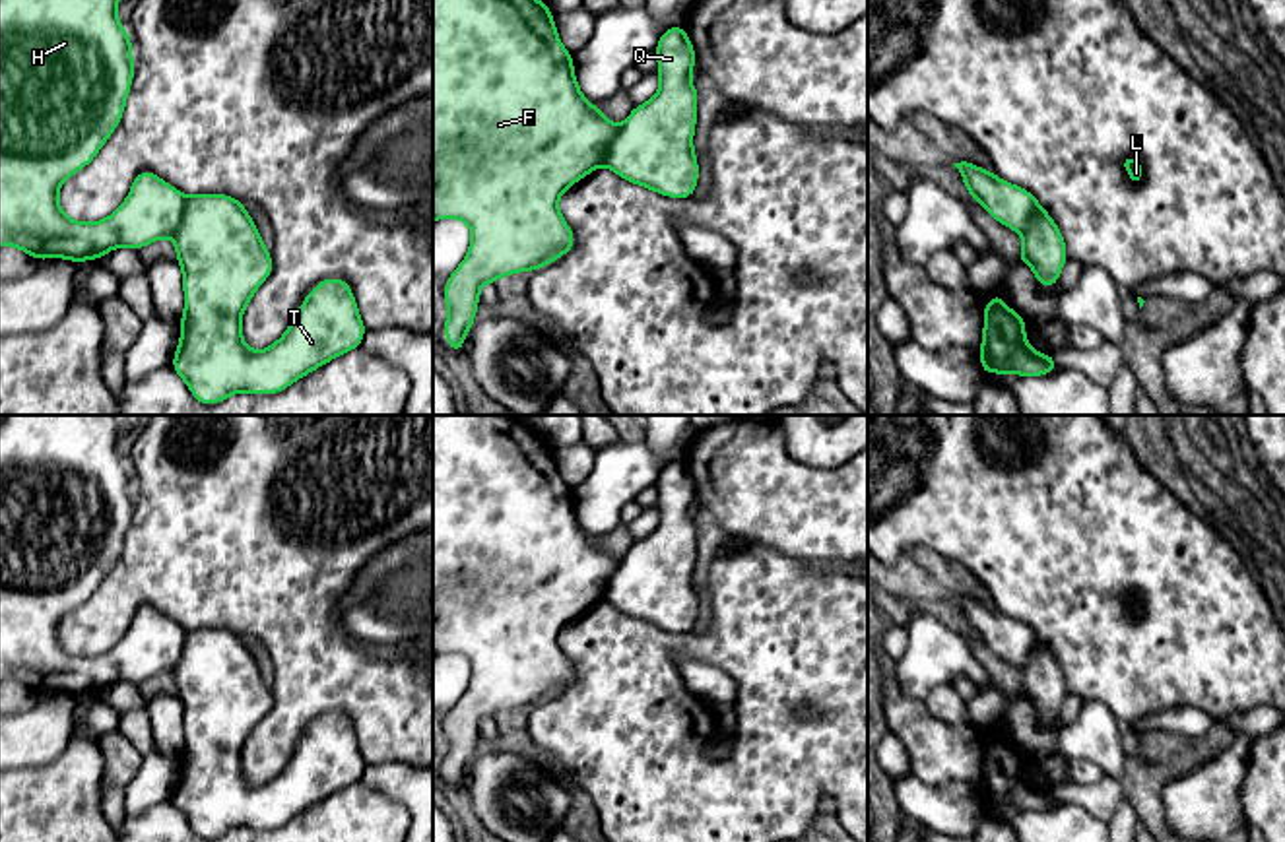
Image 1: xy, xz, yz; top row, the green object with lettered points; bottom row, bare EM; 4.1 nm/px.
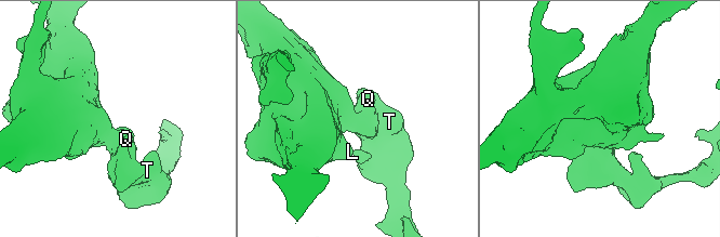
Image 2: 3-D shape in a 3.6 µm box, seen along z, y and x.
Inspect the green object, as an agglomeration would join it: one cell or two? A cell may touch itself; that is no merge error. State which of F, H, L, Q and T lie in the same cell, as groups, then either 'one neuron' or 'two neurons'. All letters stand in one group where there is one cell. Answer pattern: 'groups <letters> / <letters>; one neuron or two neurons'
groups F H L Q T; one neuron

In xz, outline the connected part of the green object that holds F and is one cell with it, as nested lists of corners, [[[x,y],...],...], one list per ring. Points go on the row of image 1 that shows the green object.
[[[433,0],[433,221],[462,219],[472,229],[468,254],[446,277],[443,297],[448,305],[443,334],[452,353],[462,355],[483,283],[538,272],[575,248],[577,239],[557,202],[569,186],[600,165],[668,198],[685,200],[695,194],[699,163],[693,132],[699,93],[691,83],[691,70],[697,58],[685,27],[666,29],[654,52],[660,89],[650,101],[633,107],[617,128],[600,107],[584,99],[575,78],[573,52],[559,41],[553,12],[542,0]]]

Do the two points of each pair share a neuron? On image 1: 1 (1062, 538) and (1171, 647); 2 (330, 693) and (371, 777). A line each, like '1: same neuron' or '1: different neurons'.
1: same neuron
2: different neurons

